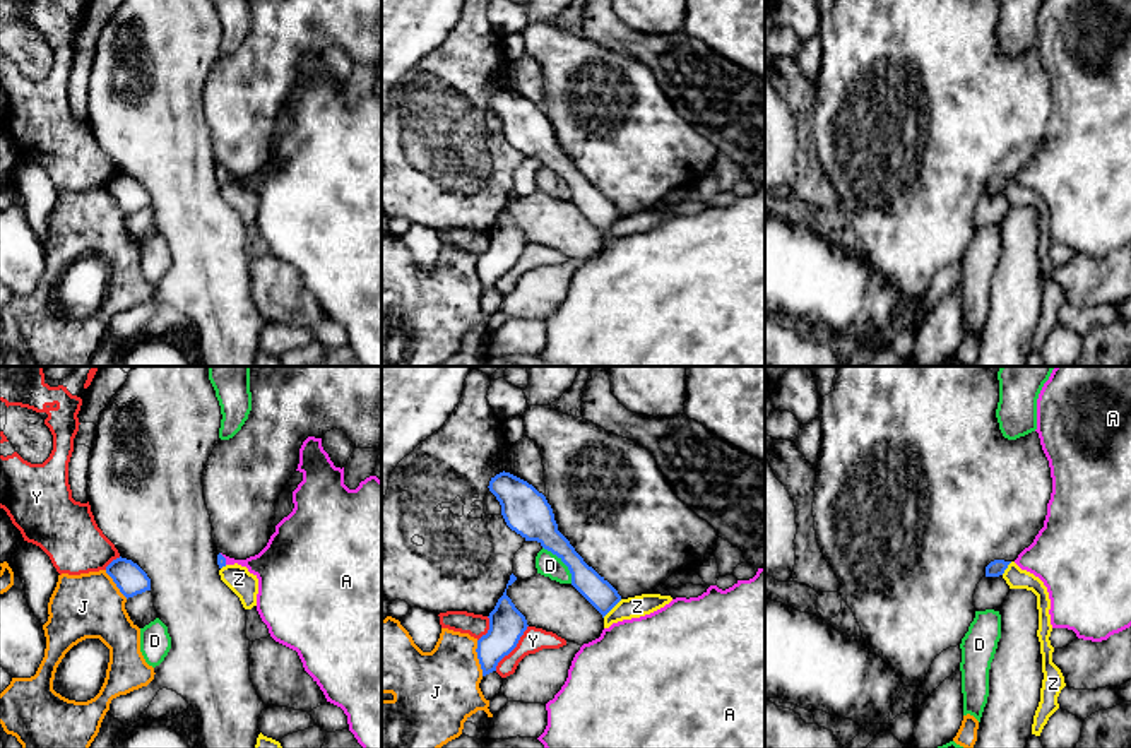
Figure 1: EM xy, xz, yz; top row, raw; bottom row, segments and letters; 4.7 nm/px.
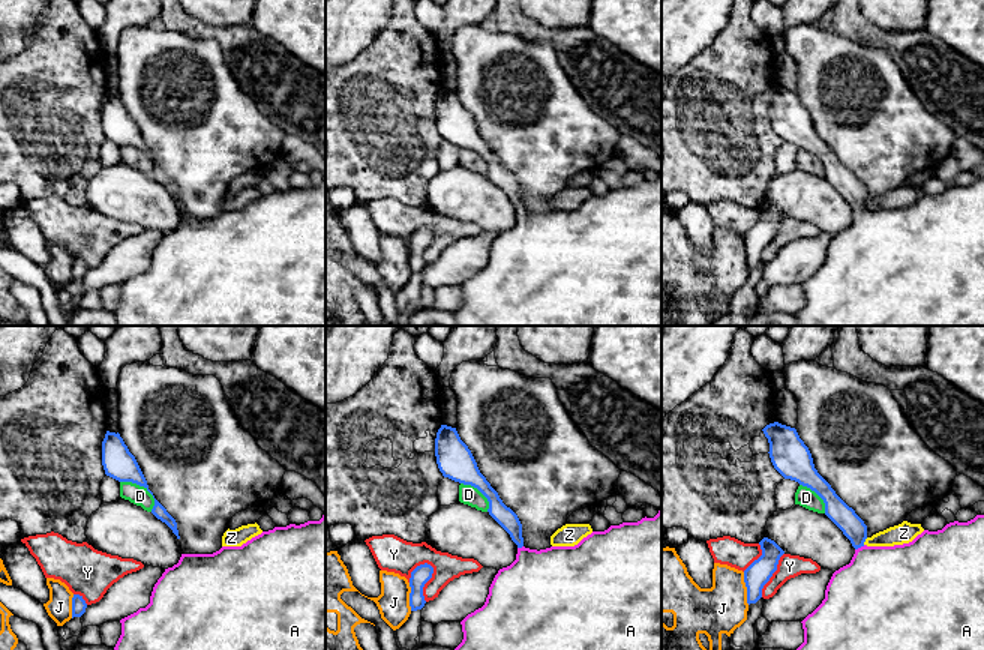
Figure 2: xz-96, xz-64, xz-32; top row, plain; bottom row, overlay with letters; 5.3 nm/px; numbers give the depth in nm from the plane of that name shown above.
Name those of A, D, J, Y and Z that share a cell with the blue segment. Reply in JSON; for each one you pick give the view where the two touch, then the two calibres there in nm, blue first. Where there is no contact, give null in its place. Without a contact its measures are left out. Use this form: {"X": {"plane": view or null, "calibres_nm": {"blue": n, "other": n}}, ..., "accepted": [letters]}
{"A": {"plane": "xy", "calibres_nm": {"blue": 50, "other": 200}}, "accepted": ["A"]}

